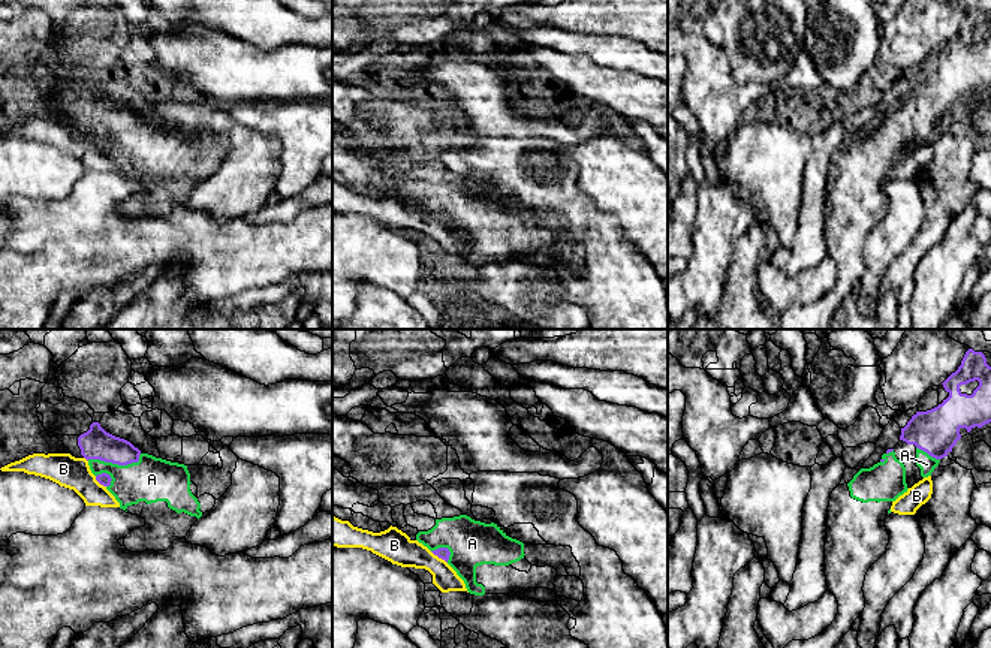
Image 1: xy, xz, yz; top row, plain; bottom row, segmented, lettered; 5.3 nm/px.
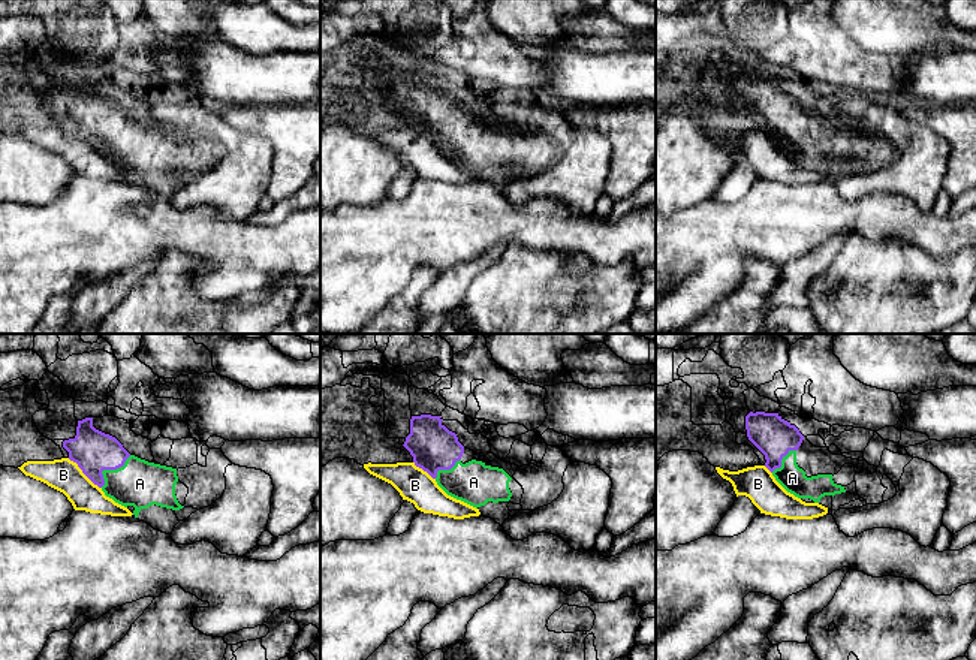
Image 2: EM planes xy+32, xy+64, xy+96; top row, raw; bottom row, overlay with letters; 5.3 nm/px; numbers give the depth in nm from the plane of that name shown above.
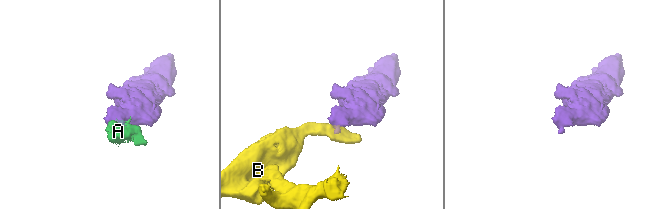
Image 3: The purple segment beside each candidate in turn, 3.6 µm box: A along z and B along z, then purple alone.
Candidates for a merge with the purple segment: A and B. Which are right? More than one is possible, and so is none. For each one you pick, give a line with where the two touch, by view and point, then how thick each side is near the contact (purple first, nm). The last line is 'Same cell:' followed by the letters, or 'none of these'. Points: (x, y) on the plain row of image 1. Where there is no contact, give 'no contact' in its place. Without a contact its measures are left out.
A: xy (116, 127) | 170/240 nm
Same cell: A

